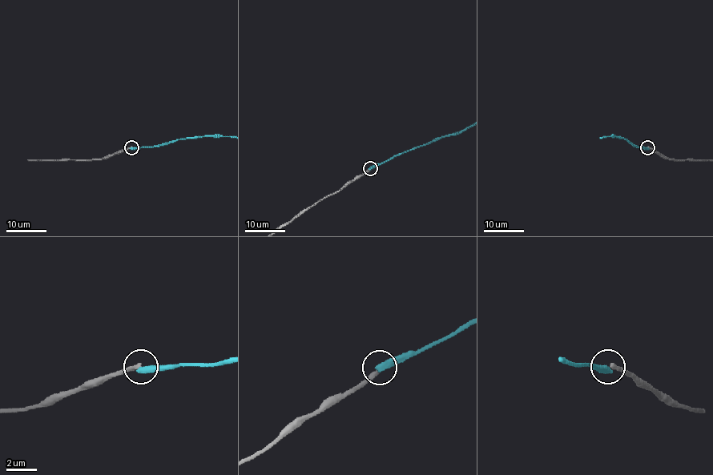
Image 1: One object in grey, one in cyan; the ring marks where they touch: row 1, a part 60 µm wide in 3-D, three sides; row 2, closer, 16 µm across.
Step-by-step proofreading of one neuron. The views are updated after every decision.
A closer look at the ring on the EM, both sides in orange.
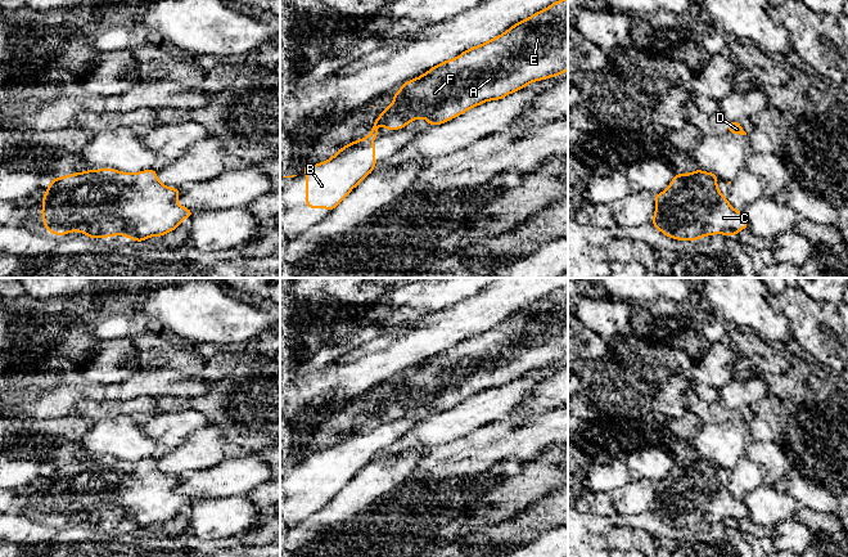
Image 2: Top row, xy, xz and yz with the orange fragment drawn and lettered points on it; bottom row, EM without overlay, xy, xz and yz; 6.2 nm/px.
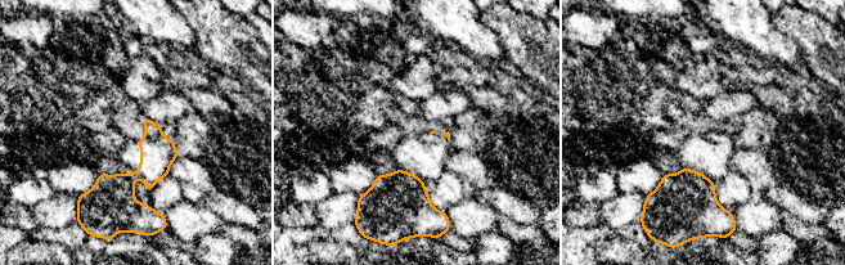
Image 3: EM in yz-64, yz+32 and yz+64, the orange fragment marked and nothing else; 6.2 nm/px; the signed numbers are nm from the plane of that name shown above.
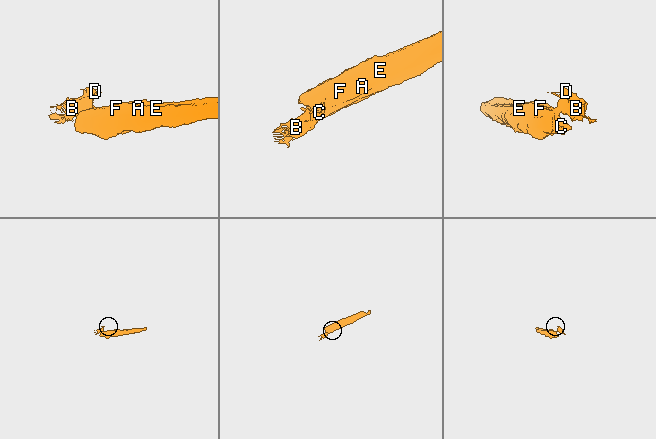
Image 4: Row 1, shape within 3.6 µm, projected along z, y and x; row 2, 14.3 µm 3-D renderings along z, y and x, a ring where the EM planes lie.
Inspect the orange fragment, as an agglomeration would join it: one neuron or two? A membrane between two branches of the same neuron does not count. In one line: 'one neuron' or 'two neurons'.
two neurons

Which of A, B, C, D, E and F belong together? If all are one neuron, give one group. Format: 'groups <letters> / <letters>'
groups A C E F / B D

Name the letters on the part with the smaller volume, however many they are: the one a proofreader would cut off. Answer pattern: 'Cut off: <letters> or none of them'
Cut off: B, D

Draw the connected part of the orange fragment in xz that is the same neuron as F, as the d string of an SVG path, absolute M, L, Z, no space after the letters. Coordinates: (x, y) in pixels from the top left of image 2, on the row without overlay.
M568 286L555 289L550 295L532 302L529 306L515 311L506 320L495 327L470 336L454 347L442 350L418 367L405 370L400 379L393 382L393 391L376 405L371 421L378 413L387 418L405 415L416 406L427 406L429 414L450 409L468 397L488 388L499 388L515 381L528 372L563 363L568 358Z

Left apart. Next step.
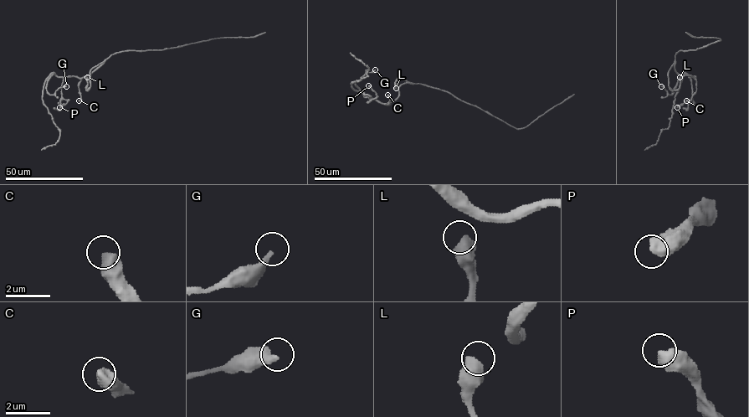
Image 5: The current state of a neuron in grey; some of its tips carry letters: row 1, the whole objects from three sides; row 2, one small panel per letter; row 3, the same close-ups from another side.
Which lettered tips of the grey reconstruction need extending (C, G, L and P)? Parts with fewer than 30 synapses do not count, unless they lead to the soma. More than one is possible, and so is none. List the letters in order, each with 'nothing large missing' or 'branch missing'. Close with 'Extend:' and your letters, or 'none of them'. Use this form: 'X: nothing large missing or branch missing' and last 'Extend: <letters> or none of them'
C: nothing large missing
G: nothing large missing
L: nothing large missing
P: nothing large missing
Extend: none of them

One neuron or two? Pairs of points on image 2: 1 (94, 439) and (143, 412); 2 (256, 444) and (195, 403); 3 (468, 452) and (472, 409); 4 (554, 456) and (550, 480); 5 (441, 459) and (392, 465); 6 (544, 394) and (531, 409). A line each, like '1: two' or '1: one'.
1: two
2: one
3: two
4: one
5: two
6: one

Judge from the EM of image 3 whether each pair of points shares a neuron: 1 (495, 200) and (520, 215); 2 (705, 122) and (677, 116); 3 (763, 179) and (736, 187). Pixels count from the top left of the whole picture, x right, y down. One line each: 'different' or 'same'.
1: same
2: same
3: different

